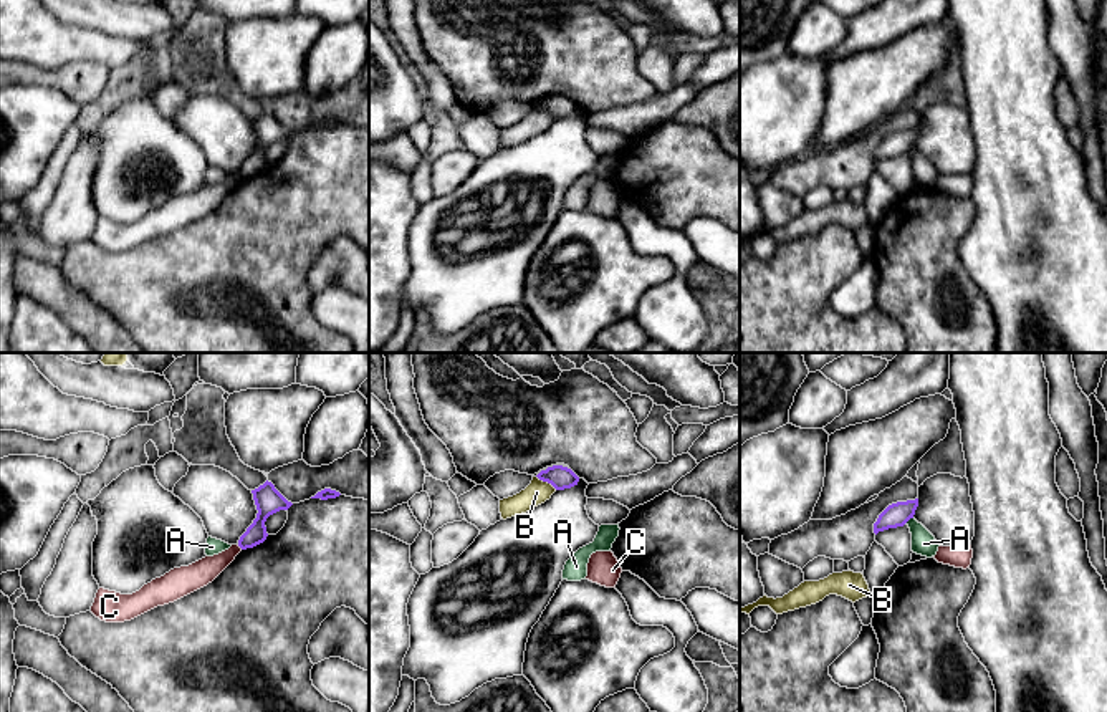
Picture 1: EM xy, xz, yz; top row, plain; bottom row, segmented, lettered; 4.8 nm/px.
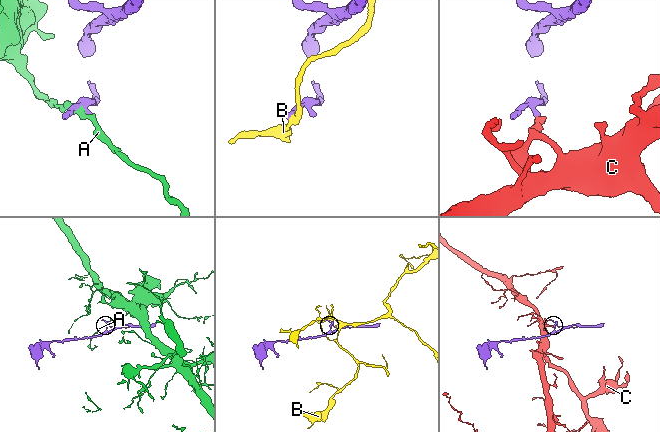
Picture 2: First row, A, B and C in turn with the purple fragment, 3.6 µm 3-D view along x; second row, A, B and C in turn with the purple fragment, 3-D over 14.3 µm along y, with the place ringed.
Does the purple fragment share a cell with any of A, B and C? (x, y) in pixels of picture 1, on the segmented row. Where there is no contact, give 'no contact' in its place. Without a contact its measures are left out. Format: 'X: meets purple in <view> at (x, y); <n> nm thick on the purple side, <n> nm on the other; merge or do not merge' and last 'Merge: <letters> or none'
A: meets purple in yz at (907, 520); 110 nm thick on the purple side, 120 nm on the other; do not merge
B: meets purple in xz at (546, 481); 110 nm thick on the purple side, 110 nm on the other; do not merge
C: meets purple in xy at (240, 547); 110 nm thick on the purple side, 130 nm on the other; do not merge
Merge: none

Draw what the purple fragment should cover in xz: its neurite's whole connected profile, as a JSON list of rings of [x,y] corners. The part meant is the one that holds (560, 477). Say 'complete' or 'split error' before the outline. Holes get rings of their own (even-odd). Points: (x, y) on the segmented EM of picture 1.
complete | [[[553,465],[536,475],[539,480],[551,483],[556,490],[577,485],[579,477],[568,467]]]

